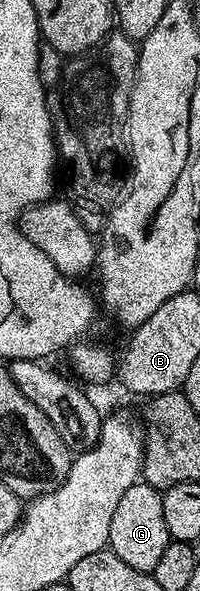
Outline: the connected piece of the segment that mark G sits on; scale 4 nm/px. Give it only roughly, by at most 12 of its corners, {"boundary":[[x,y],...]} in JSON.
{"boundary":[[135,483],[117,501],[109,549],[154,572],[172,543],[163,496]]}

